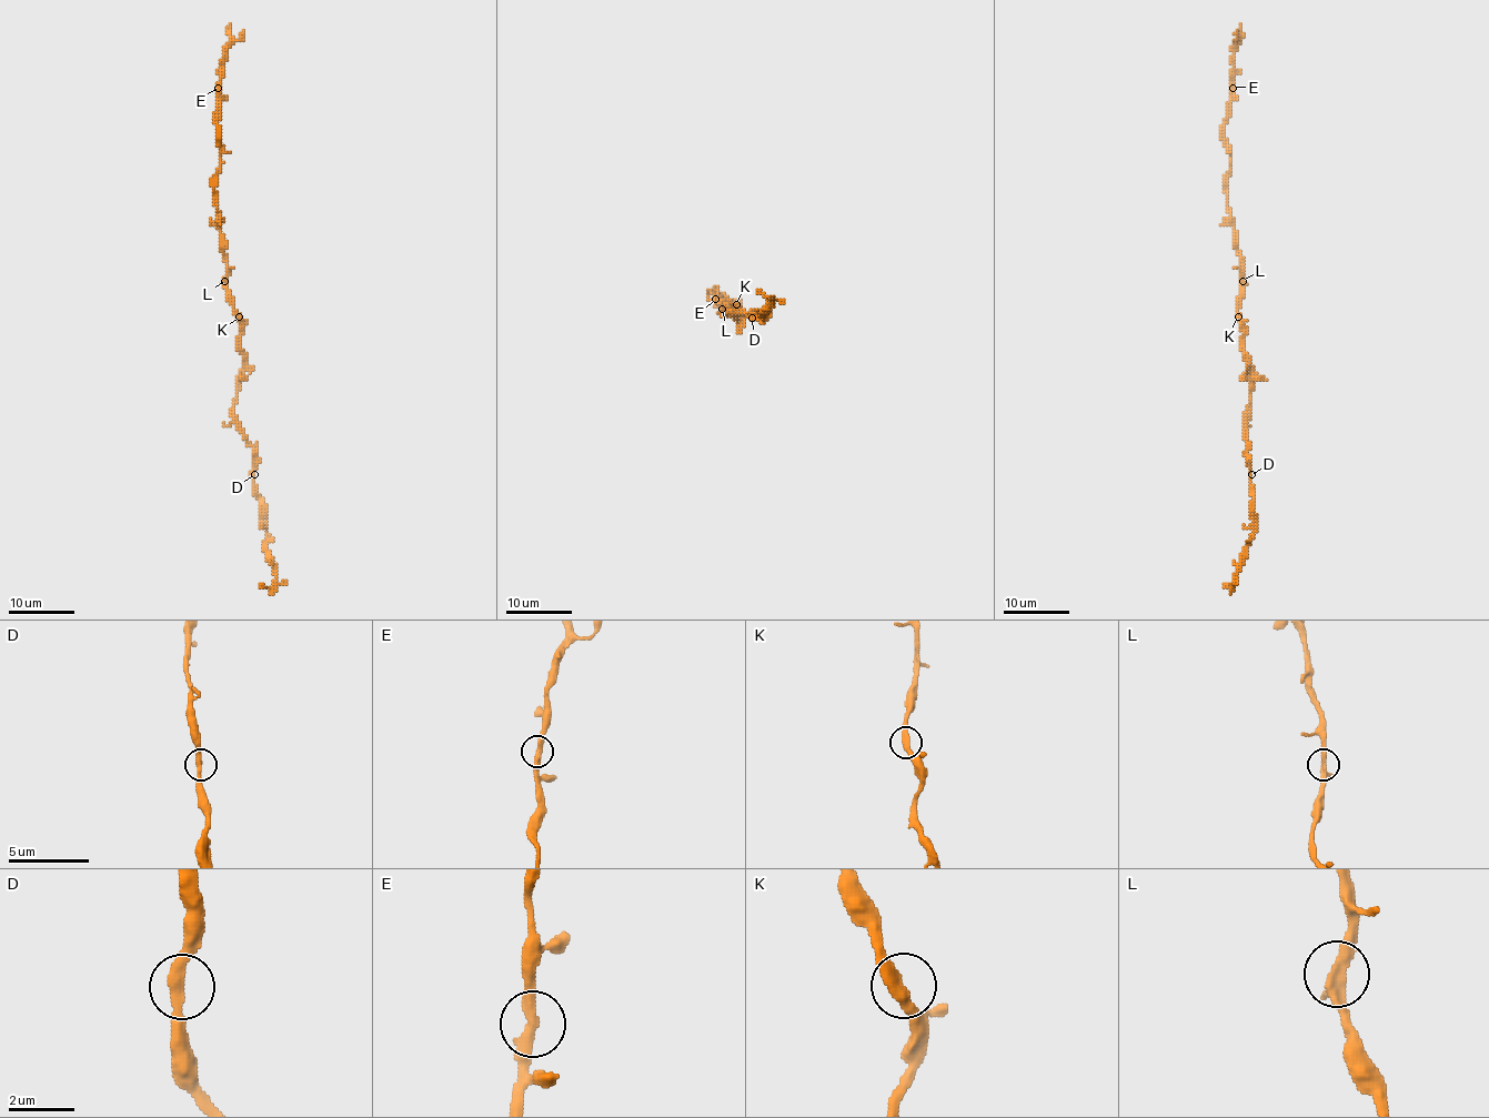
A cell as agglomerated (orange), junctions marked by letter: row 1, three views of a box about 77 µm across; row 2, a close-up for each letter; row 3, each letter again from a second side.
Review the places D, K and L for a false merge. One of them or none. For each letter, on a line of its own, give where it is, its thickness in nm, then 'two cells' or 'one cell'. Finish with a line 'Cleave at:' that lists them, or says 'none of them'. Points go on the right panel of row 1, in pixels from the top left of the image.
D: at (1251, 474); 340 nm thick; one cell
K: at (1238, 316); 360 nm thick; one cell
L: at (1243, 281); 360 nm thick; one cell
Cleave at: none of them

